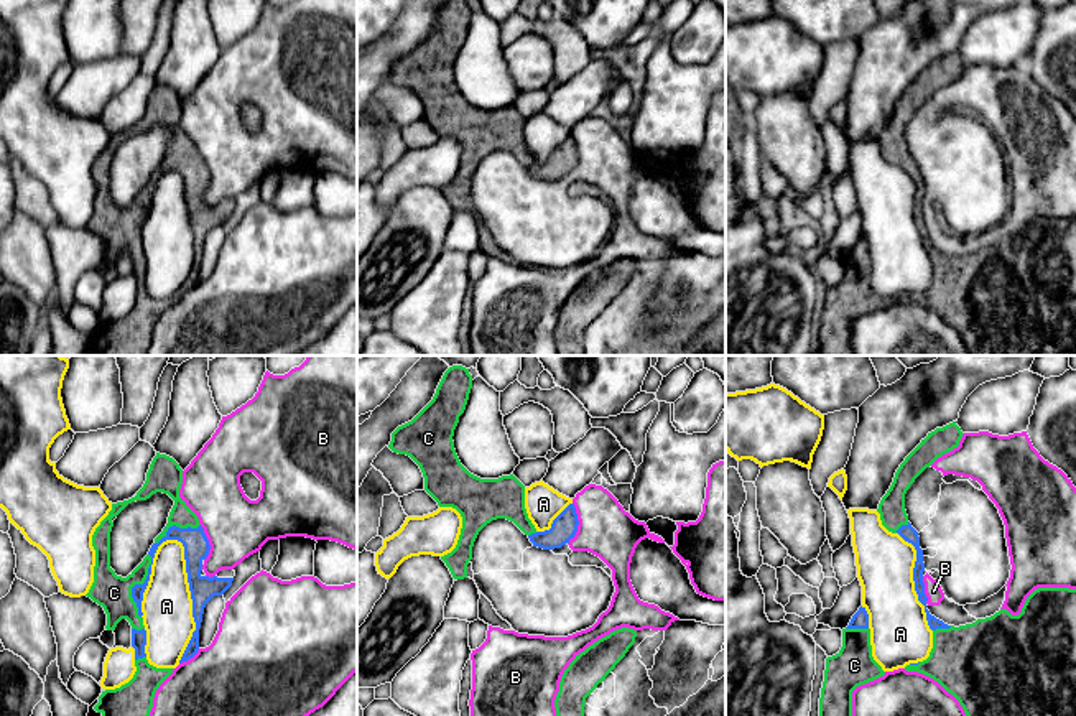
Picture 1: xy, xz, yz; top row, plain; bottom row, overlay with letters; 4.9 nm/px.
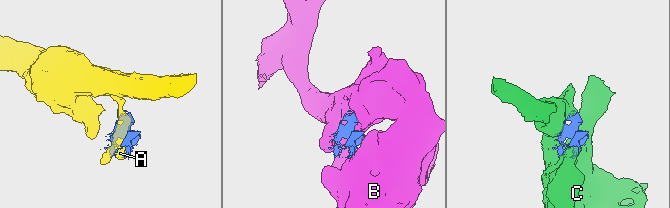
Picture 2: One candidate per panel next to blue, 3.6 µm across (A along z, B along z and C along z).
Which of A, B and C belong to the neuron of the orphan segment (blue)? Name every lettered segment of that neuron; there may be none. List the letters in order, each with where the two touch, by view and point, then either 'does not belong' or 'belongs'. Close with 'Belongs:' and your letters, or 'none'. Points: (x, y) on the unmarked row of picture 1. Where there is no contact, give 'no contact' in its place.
A: xy (191, 227) | does not belong
B: xz (578, 155) | does not belong
C: xy (137, 216) | belongs
Belongs: C

